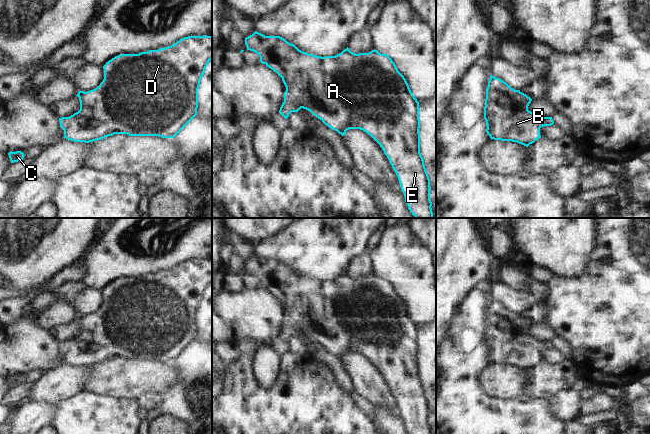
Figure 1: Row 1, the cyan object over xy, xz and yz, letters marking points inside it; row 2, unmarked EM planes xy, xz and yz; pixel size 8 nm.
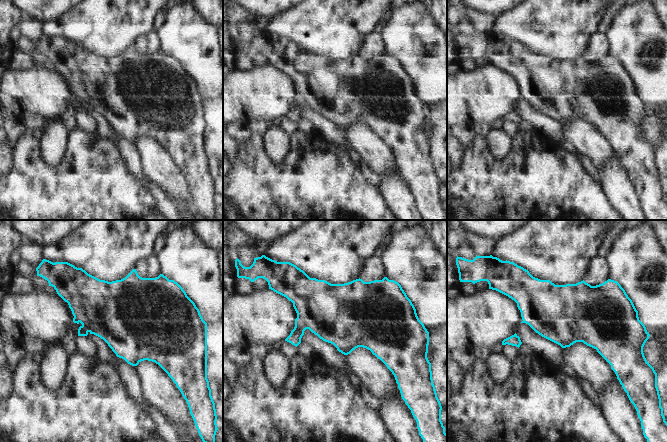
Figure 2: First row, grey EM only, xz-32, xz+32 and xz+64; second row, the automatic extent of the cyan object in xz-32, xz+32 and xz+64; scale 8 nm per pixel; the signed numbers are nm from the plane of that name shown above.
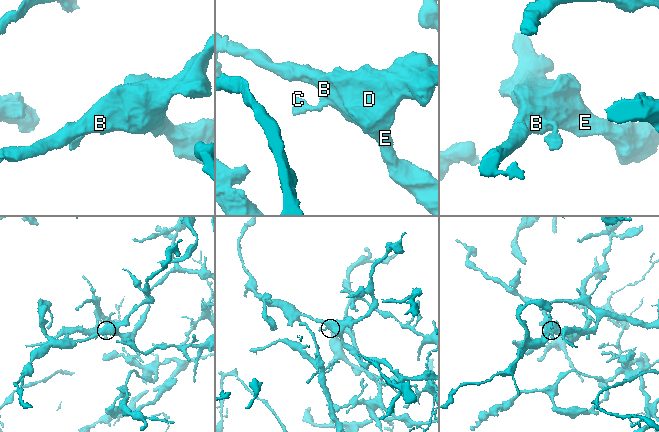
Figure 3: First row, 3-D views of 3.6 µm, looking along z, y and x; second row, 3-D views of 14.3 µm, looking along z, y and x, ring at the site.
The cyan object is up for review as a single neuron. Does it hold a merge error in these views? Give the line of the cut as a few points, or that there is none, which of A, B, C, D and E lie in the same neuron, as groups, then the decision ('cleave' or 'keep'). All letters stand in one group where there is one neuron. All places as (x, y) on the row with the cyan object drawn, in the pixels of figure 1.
cut none; groups A B C D E; keep

